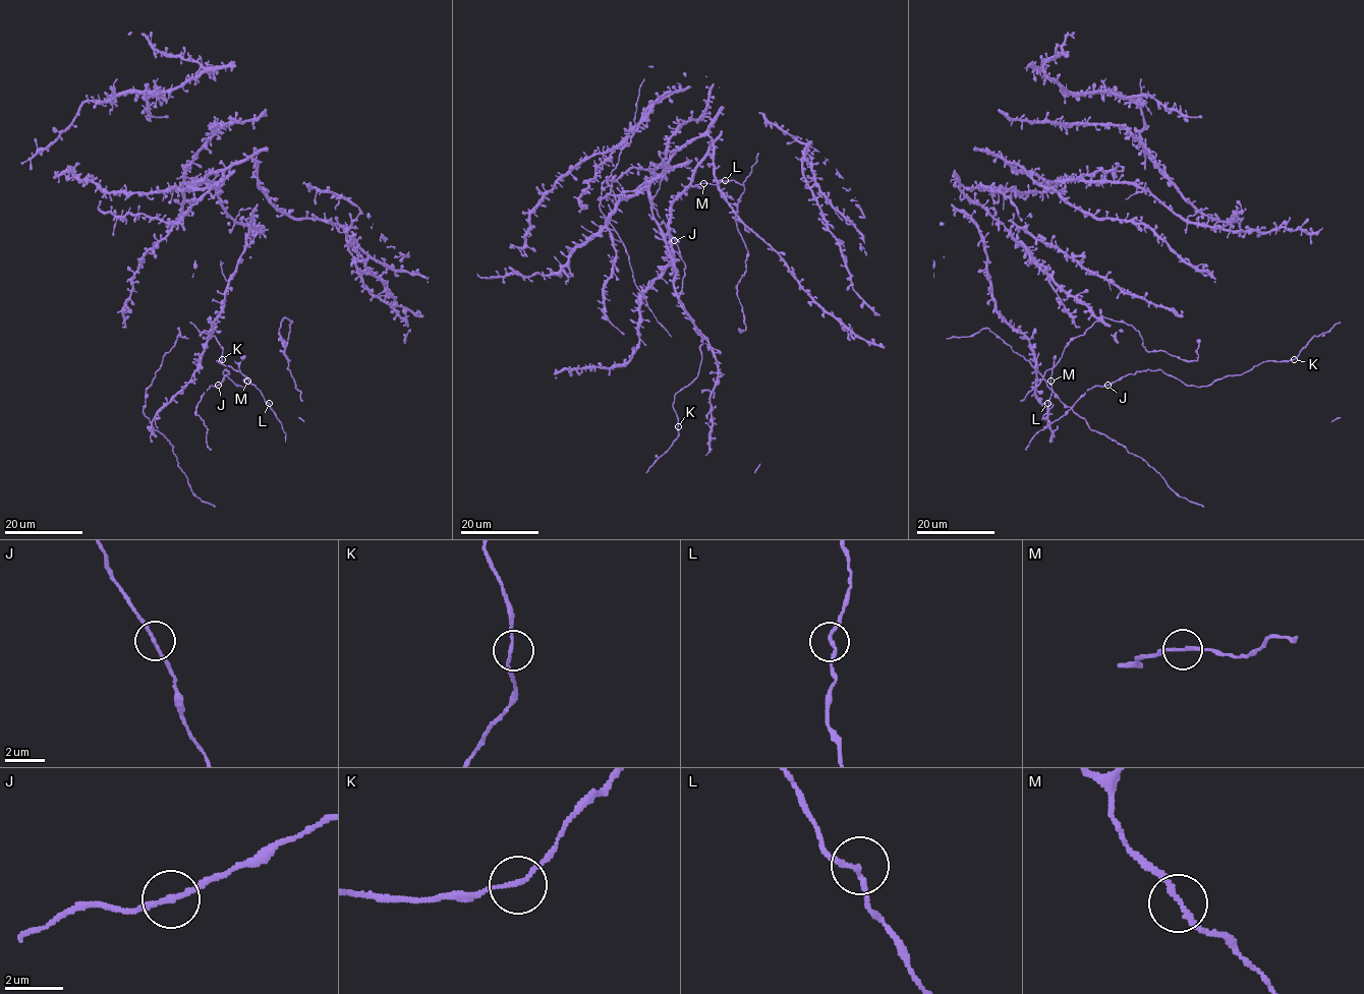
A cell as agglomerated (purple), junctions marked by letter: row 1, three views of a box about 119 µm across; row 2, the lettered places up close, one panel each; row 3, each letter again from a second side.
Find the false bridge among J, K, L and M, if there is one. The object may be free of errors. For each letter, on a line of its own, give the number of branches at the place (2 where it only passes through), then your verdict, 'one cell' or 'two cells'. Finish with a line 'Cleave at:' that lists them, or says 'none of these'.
J: branches 2; one cell
K: branches 2; one cell
L: branches 2; one cell
M: branches 2; one cell
Cleave at: none of these

